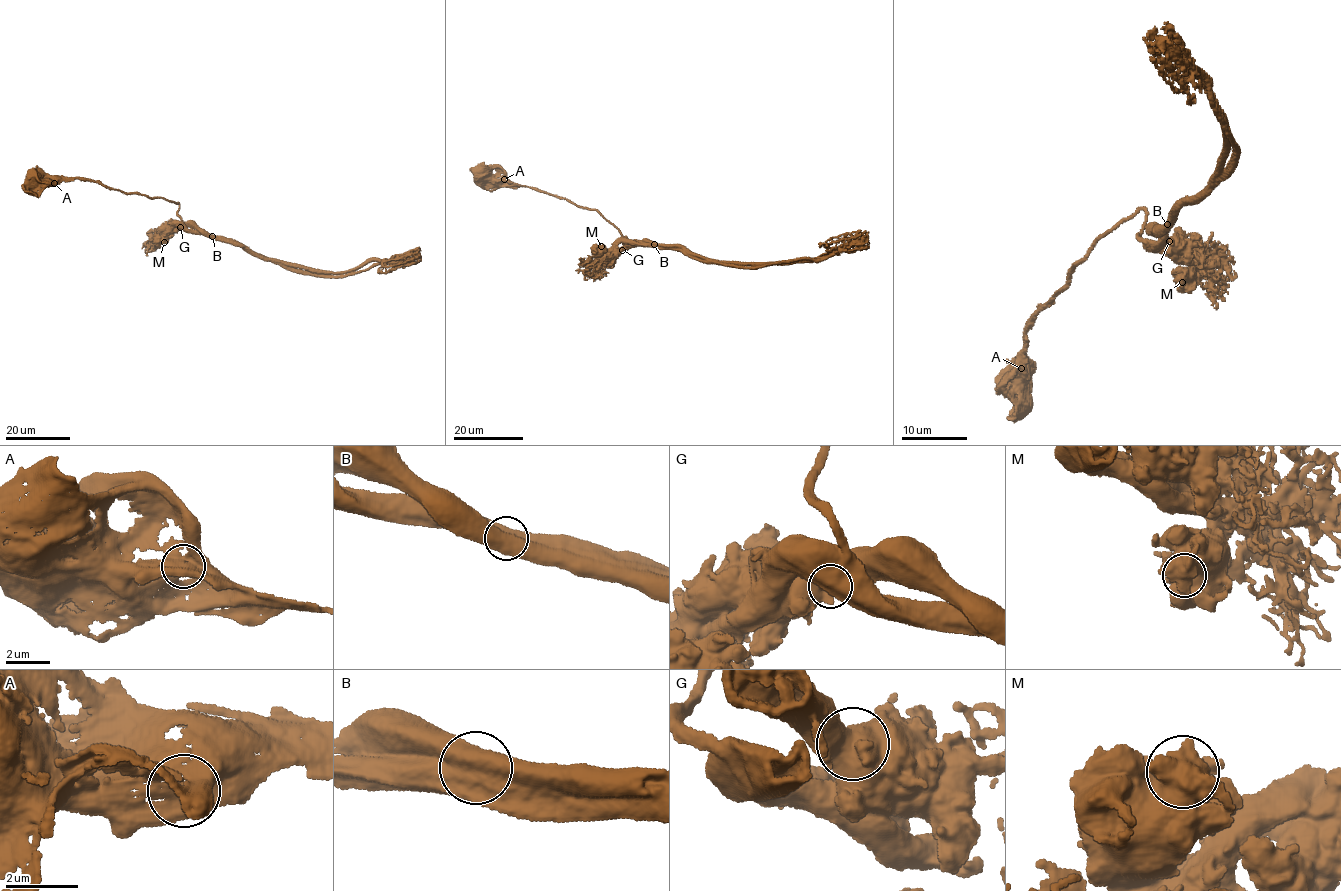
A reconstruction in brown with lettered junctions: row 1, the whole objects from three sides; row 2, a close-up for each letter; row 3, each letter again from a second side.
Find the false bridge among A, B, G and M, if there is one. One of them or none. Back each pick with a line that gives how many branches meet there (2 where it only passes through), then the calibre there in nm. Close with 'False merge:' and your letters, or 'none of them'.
B: 2 | 800 nm
False merge: B

